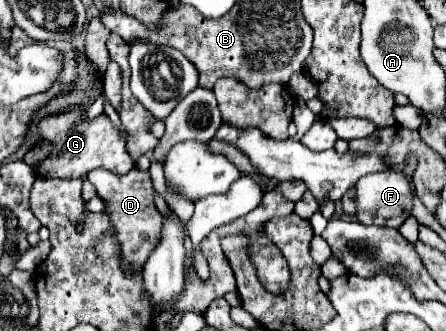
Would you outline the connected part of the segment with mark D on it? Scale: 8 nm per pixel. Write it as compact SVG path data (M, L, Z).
M96 168L87 174L87 178L96 187L98 195L106 201L106 213L110 215L114 229L118 233L120 249L124 255L124 263L132 263L134 267L142 267L154 249L154 245L160 239L160 225L162 215L154 205L152 199L152 179L150 173L142 173L138 169L130 171L124 177L118 177L114 173L104 169Z

